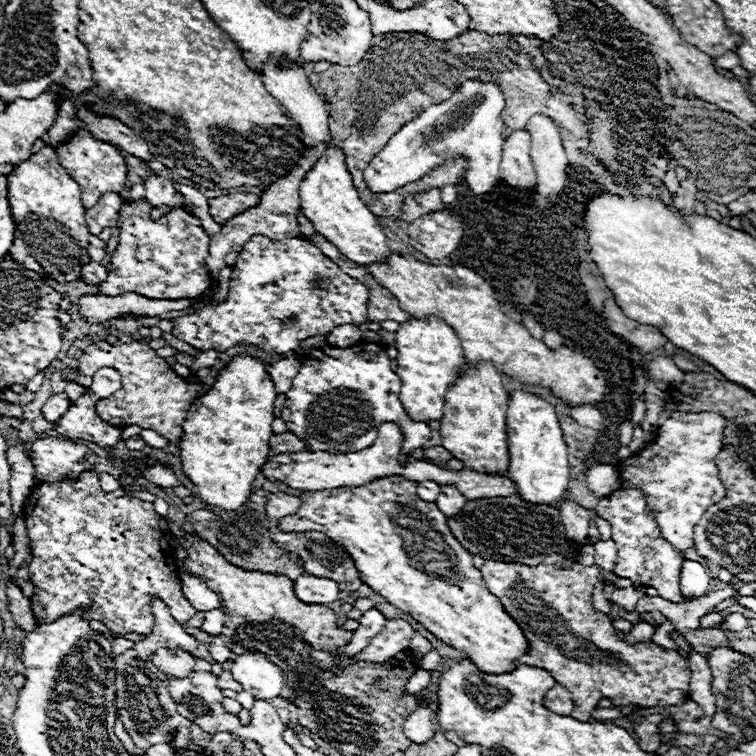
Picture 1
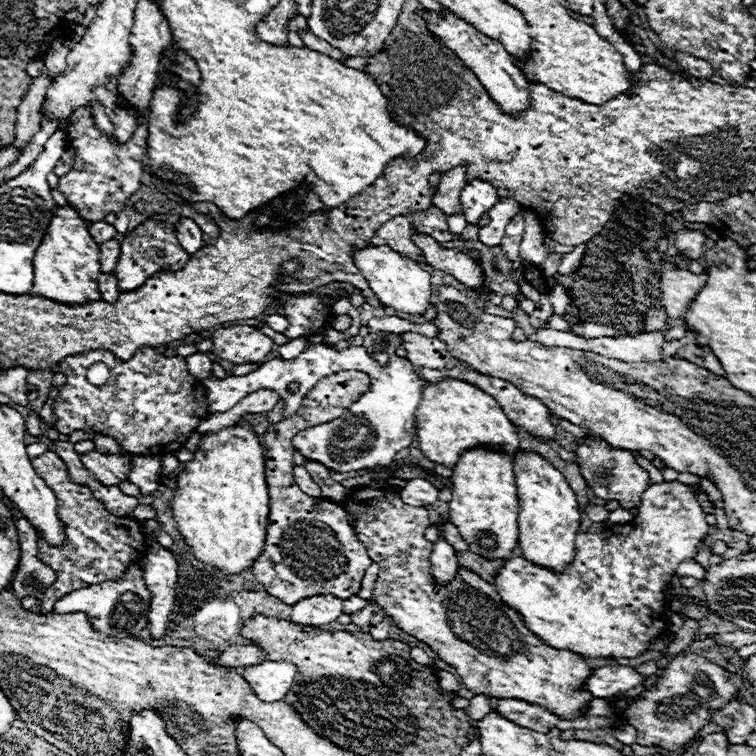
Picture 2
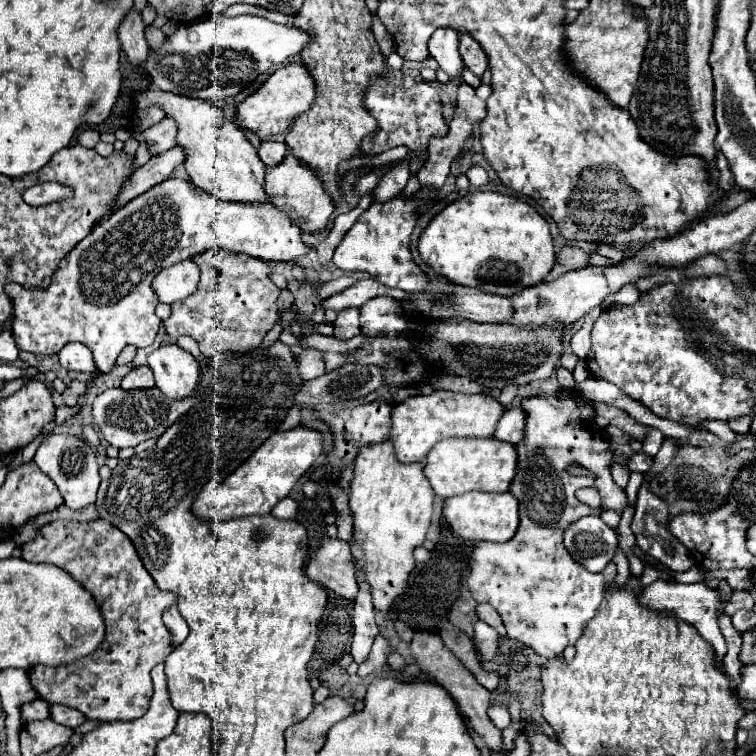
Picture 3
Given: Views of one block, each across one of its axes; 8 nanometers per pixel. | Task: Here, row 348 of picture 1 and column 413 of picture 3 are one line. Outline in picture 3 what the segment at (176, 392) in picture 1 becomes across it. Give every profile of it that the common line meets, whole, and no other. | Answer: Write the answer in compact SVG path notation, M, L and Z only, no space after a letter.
M376 78L372 80L372 84L368 84L364 92L364 108L368 108L368 112L378 122L378 132L366 136L360 142L360 150L366 156L374 156L396 146L406 146L410 152L416 152L424 160L428 160L430 138L434 136L442 138L448 134L448 124L442 114L440 94L428 82L420 82L412 88L404 88L404 86L390 84L386 78Z

